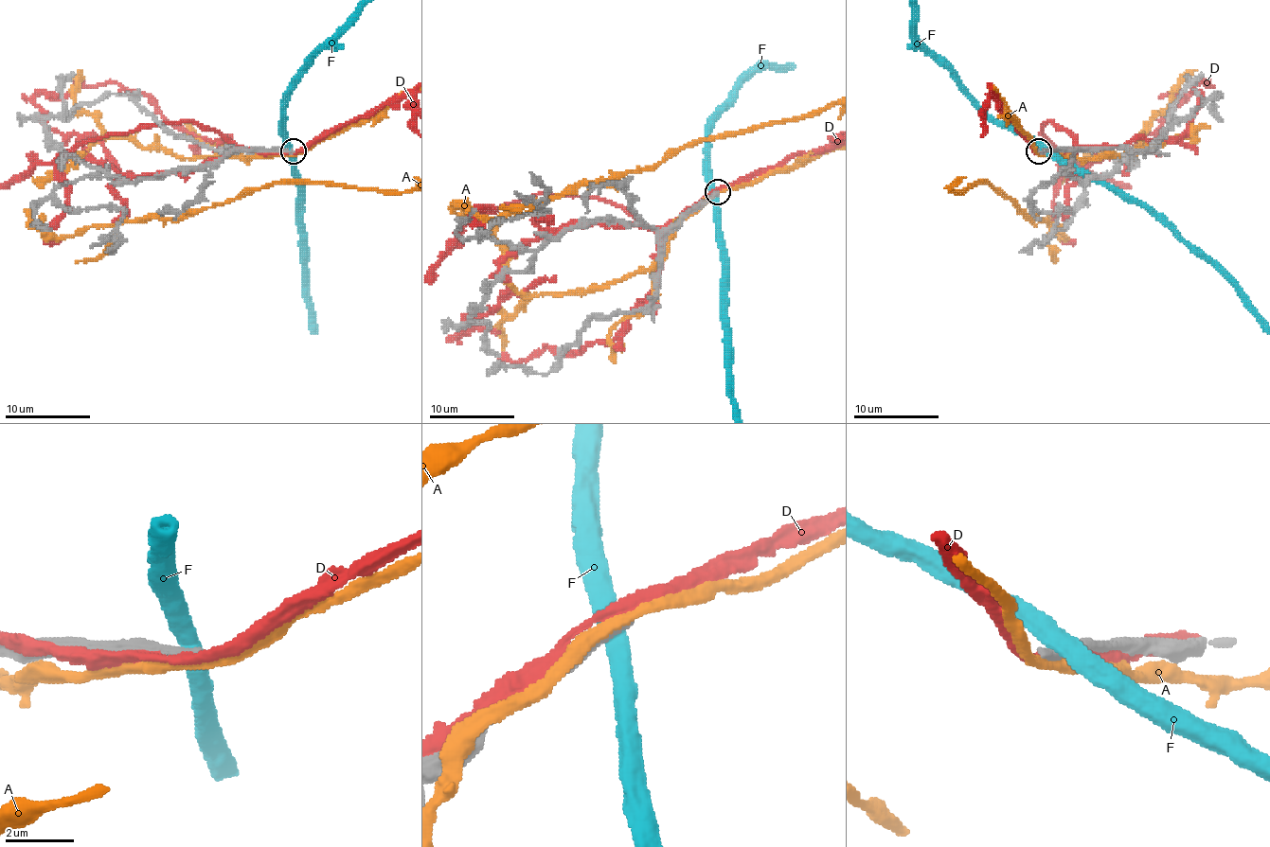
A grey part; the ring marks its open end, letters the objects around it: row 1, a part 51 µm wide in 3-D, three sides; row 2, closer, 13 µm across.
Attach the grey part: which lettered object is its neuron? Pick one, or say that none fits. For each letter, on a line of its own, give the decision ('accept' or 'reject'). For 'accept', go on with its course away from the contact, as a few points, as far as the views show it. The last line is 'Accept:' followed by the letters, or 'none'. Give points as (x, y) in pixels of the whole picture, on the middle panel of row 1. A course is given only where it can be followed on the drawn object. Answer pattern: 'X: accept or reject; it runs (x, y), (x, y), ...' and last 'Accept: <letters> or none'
A: reject
D: reject
F: reject
Accept: none

